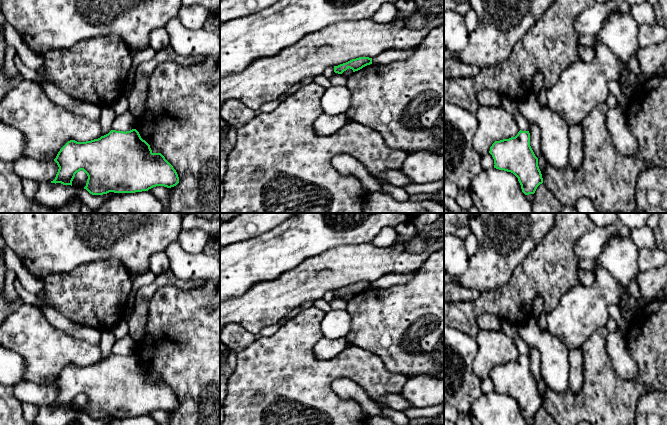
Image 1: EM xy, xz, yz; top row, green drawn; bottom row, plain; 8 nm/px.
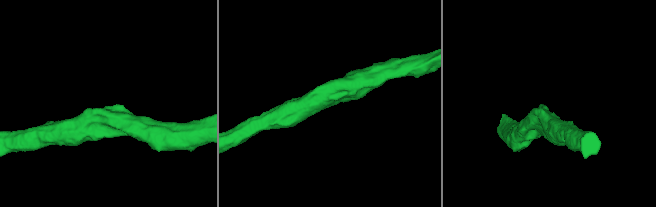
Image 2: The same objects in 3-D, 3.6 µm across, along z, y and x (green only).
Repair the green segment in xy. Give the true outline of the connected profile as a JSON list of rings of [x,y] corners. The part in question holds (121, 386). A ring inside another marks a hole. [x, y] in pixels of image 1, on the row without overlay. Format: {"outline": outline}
{"outline": [[[136,353],[126,356],[111,354],[98,363],[86,366],[70,364],[60,373],[54,385],[59,393],[51,407],[72,410],[75,398],[83,394],[88,400],[84,413],[92,419],[109,416],[135,417],[148,415],[156,410],[171,412],[179,407],[173,390],[161,377],[153,377]]]}

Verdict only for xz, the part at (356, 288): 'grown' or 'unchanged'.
unchanged

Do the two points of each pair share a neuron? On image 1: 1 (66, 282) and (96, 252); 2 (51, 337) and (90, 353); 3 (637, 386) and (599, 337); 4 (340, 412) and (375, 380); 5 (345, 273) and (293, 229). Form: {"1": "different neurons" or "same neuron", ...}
{"1": "different neurons", "2": "same neuron", "3": "same neuron", "4": "same neuron", "5": "different neurons"}

